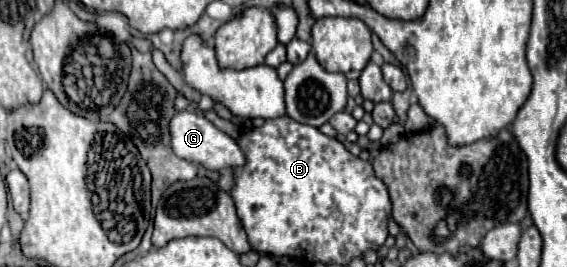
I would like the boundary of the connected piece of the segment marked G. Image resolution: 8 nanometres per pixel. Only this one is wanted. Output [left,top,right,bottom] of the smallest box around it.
[170,111,244,171]

